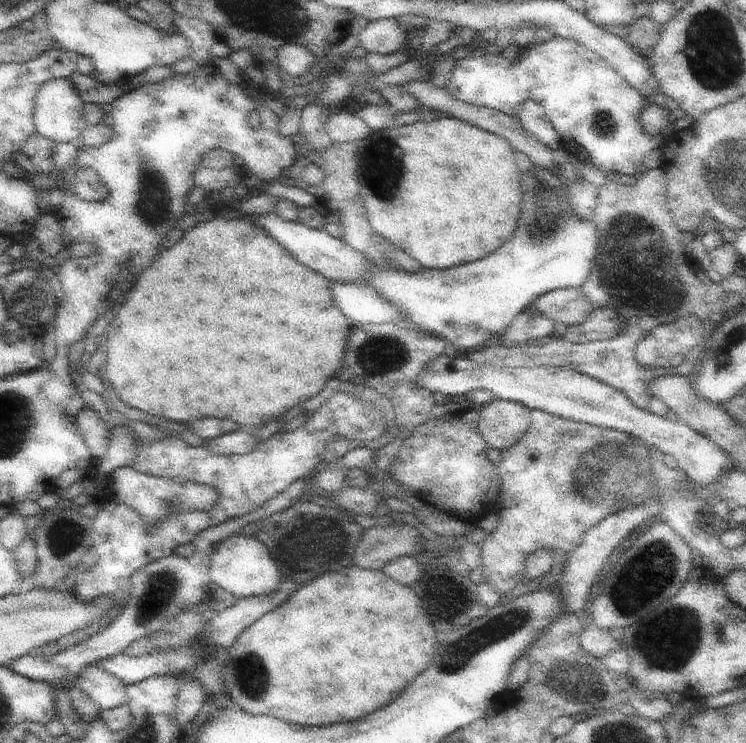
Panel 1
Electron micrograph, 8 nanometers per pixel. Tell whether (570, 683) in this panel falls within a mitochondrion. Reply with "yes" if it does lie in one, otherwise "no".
yes

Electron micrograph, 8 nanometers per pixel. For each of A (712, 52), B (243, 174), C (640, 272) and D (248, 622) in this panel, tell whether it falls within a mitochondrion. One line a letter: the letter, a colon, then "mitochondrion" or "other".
A: mitochondrion
B: other
C: mitochondrion
D: other

